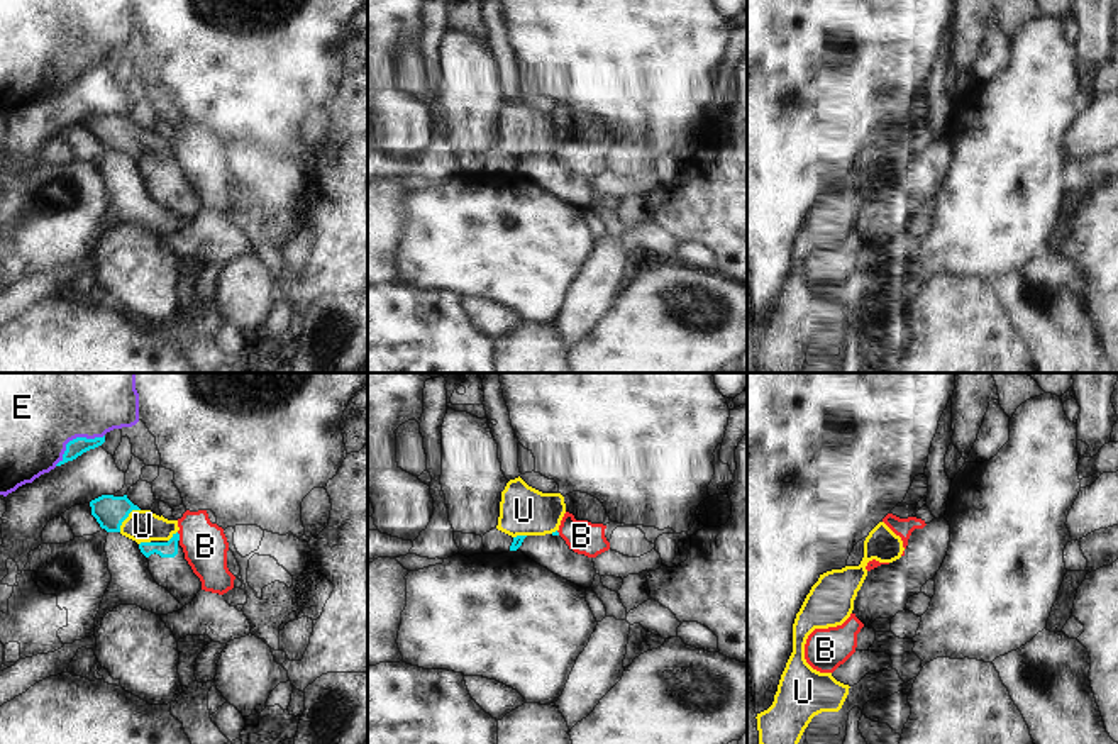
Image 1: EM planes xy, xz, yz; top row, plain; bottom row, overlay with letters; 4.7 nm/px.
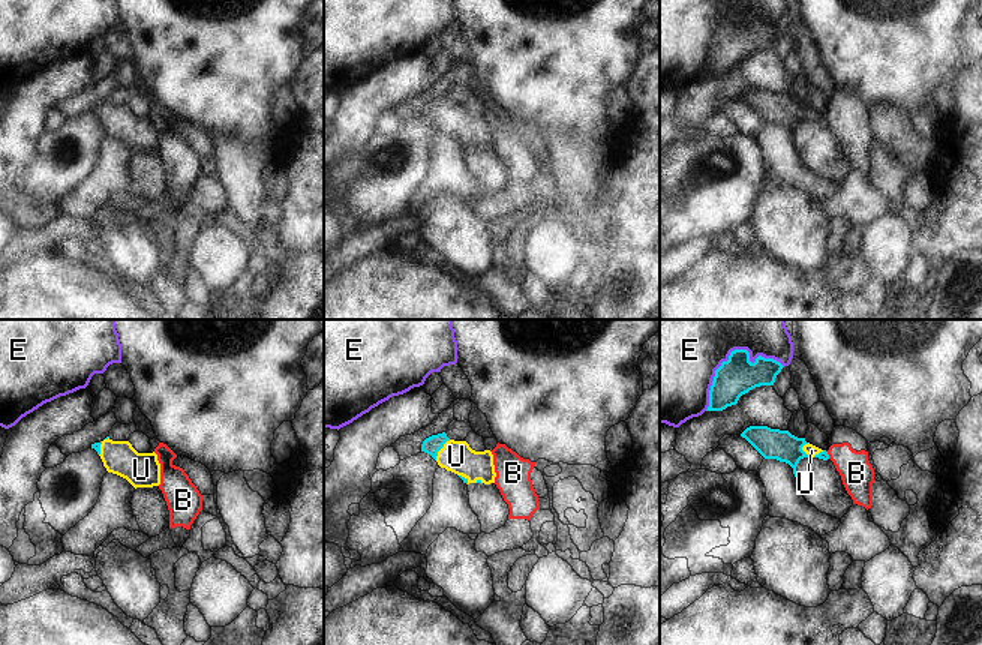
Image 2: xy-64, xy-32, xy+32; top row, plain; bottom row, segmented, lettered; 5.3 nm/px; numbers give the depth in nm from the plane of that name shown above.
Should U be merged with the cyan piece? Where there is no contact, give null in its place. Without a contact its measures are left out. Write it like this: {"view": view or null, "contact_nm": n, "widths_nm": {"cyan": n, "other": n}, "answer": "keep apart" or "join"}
{"view": "xy", "contact_nm": 150, "widths_nm": {"cyan": 150, "other": 160}, "answer": "join"}

